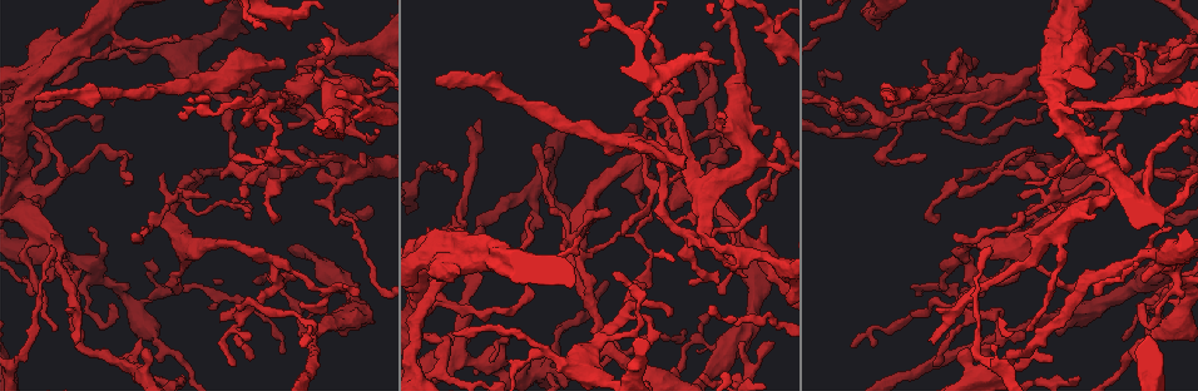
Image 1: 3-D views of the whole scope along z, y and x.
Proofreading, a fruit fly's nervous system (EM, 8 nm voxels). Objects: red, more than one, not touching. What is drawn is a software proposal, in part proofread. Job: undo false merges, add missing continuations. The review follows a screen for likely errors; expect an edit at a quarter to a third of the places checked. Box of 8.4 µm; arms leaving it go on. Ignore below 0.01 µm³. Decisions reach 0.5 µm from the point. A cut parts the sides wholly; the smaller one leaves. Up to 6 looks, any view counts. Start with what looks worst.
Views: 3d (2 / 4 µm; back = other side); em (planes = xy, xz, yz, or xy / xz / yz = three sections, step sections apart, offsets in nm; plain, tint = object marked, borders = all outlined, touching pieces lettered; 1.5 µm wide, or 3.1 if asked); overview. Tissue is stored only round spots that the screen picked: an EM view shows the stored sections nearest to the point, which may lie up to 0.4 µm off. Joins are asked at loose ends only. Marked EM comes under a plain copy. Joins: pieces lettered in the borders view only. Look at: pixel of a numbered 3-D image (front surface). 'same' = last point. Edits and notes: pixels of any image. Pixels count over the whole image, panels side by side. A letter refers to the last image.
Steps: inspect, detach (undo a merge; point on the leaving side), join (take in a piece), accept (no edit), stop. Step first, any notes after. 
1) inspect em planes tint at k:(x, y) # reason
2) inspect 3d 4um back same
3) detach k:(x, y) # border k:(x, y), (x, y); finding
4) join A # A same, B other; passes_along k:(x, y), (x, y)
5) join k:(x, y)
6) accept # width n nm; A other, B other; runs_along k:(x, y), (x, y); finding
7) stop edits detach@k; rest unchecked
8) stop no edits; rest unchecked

inspect em planes borders at 1:(995, 320) # an open end

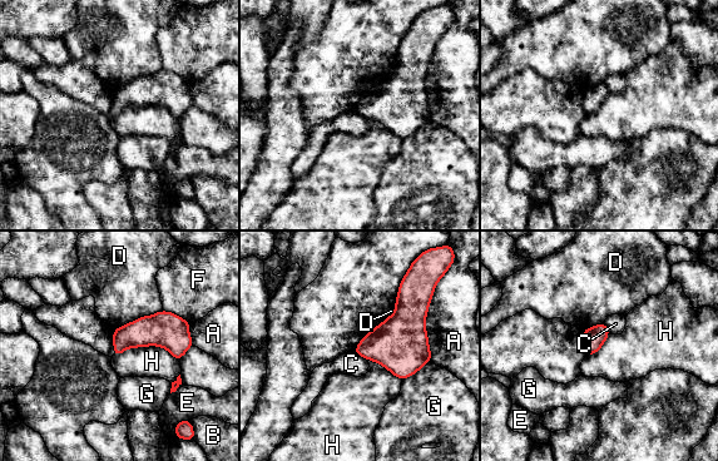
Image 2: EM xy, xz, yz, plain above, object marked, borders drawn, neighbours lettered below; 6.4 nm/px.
accept # width 140 nm; A other, B other, C other, D other, E other, F other, G other, H other; border 2:(114, 355), (162, 346), (179, 360); none of them fits

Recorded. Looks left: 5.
inspect em xy step 8 borders at 1:(852, 347) # end of a long branch

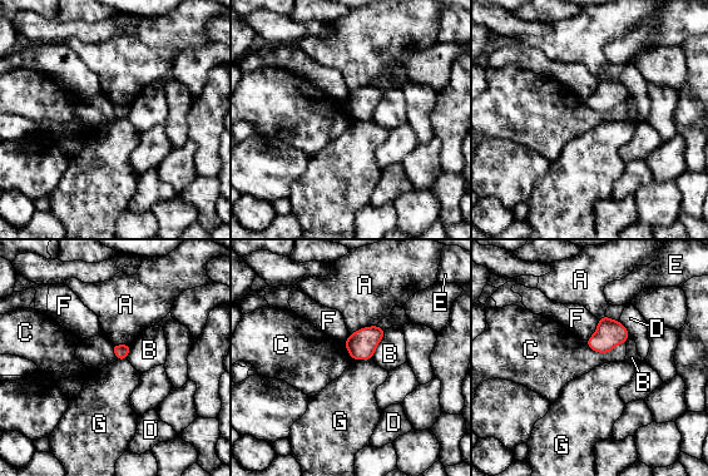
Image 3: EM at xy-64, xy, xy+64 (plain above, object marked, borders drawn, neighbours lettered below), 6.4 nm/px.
inspect em planes borders same # another direction

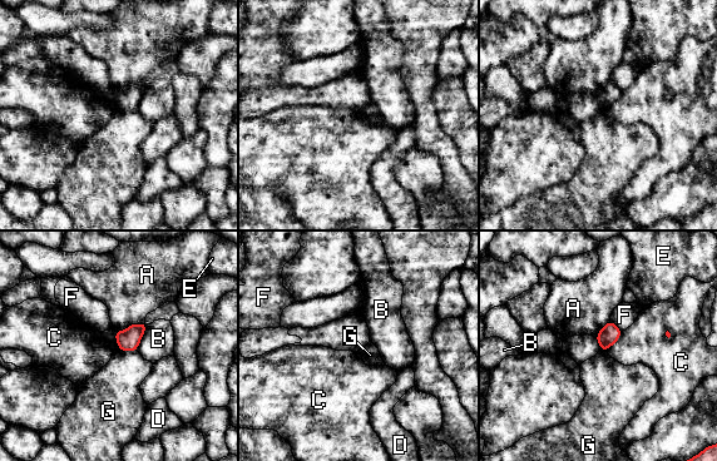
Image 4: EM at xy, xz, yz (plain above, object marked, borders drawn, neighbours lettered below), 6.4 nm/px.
accept # width 120 nm; longest_contact A 200 nm; A other, B other, C other, D other, E other, F other, G other; no lettered piece goes on from it

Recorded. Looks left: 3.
inspect 3d 4um at 1:(583, 48) # tapers out

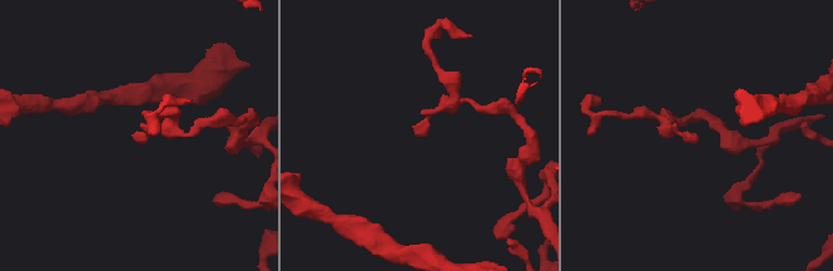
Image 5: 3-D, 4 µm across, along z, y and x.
inspect em xz step 8 borders at 5:(140, 142)

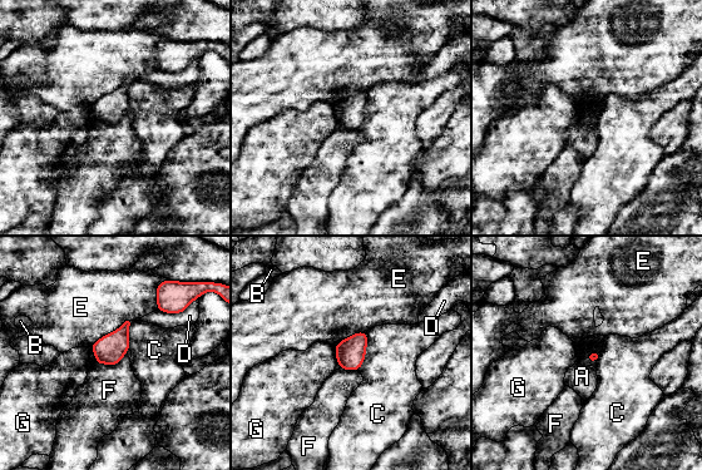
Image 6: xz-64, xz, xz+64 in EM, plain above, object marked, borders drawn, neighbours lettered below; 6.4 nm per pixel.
accept # longest_contact E 340 nm; A other, B other, C other, D other, E other, F other, G other; border 6:(599, 351), (593, 351), (586, 359); none of them fits

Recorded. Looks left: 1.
stop no edits; rest unchecked

